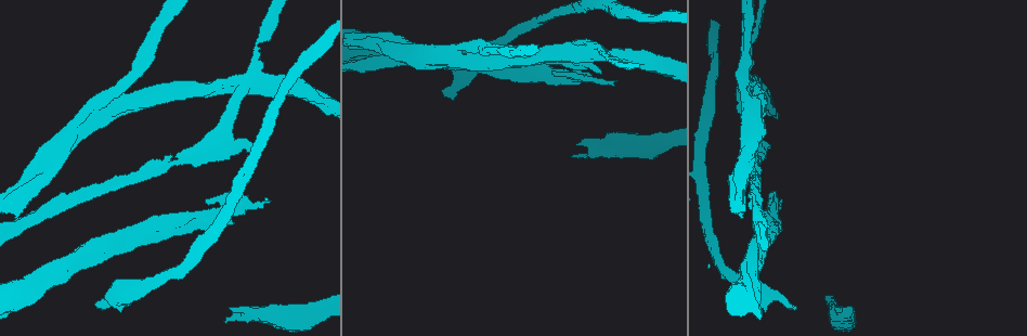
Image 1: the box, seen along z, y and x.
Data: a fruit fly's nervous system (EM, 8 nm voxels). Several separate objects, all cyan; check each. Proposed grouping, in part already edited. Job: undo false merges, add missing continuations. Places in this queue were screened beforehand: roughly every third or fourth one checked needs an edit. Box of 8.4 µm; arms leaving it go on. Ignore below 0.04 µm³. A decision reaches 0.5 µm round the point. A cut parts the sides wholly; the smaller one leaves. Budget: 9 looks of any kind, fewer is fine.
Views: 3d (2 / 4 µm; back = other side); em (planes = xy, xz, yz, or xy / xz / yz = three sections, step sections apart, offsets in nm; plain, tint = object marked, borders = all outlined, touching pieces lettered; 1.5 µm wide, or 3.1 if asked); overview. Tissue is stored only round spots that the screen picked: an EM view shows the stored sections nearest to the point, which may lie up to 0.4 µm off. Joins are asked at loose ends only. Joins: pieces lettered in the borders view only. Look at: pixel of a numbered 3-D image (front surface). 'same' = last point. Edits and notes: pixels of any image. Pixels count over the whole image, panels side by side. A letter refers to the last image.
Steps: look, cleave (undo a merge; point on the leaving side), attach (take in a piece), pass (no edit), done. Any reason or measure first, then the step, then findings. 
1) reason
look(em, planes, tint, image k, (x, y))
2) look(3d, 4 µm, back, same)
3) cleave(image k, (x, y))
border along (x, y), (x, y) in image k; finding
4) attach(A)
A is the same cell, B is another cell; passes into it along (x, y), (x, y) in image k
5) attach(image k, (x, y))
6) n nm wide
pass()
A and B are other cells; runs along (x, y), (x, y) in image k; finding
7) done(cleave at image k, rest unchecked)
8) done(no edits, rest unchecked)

calibre changes
look(3d, 2 µm, image 1, (243, 83))

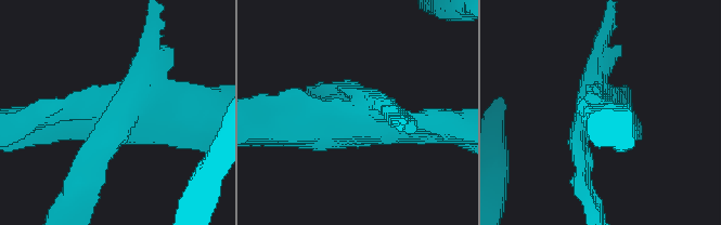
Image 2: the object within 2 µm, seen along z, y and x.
4 arms; now the EM
look(em, xy, step 8, plain, image 2, (355, 118))

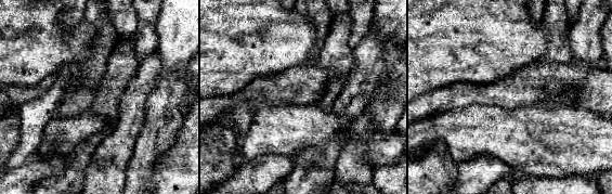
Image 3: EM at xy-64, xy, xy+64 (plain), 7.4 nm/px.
look(em, xy, step 8, borders, same)

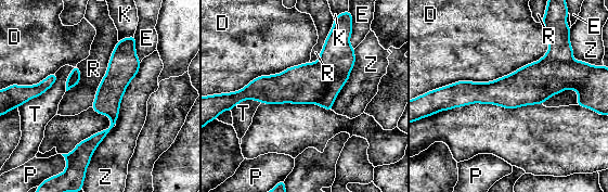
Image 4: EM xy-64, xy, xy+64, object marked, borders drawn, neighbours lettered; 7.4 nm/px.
cleave(image 4, (336, 84))
D, E, K, P, R, T and Z are other cells; the part that leaves runs along (125, 42), (113, 124), (86, 157) in image 4; two neurons meet here

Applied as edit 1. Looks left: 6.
look(3d, 2 µm, image 1, (757, 121))

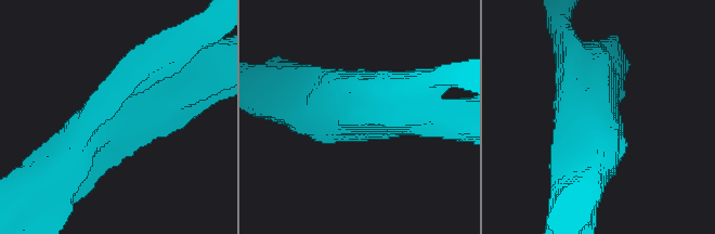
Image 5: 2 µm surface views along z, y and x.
3 arms; arms of 280, 280, 380 nm
look(em, yz, step 8, tint, image 5, (358, 112))

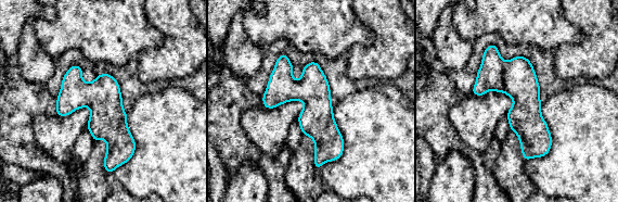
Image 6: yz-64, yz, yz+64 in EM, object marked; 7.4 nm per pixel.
look(em, planes, borders, same)

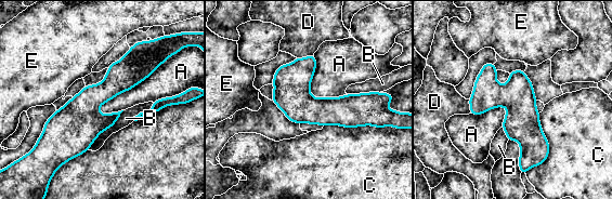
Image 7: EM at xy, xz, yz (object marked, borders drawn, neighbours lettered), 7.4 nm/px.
pass()
A, B, C, D and E are other cells; runs along (134, 50), (80, 115), (64, 156) in image 7; continuous, no second neuron

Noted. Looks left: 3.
branch stops here
look(em, planes, borders, image 1, (451, 97))

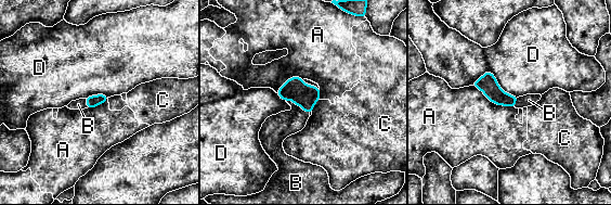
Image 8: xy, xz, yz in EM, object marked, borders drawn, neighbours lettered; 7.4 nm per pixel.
attach(B)
B is the same cell, A, C and D are other cells; passes into it along (306, 95), (298, 104), (276, 128) in image 8; it goes on there

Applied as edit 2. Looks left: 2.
done(cleave at image 4, attach at image 8, rest unchecked)

